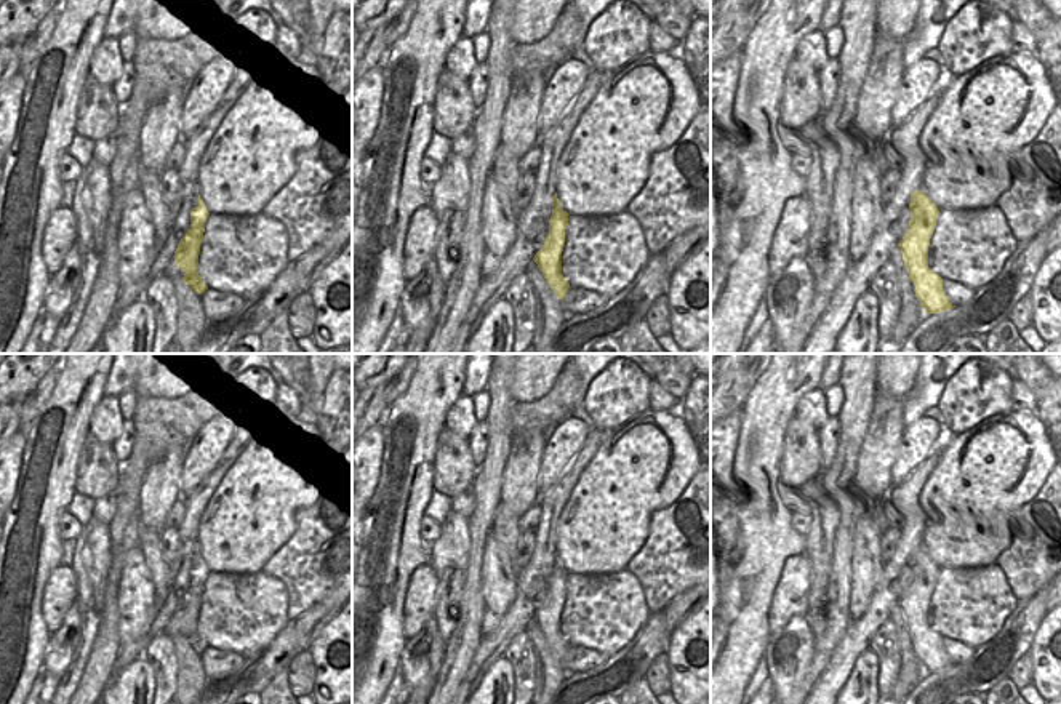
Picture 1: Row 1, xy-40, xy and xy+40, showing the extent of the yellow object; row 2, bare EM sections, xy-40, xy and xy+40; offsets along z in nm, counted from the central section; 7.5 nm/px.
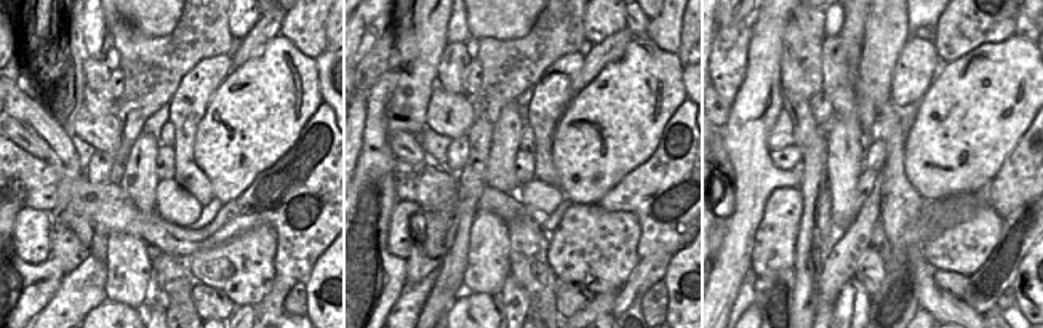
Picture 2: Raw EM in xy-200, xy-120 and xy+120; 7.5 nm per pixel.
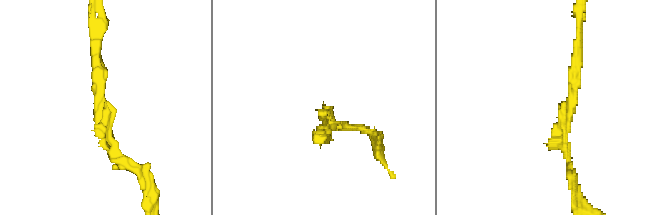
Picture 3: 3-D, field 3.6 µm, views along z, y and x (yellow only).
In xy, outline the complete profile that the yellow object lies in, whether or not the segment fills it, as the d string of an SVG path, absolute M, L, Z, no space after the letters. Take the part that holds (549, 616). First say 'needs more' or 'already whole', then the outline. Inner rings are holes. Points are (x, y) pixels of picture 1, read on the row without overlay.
already whole; M557 550L552 555L552 574L549 578L549 592L543 606L535 613L544 637L562 659L570 646L570 642L562 632L562 610L565 605L565 587L568 584L568 571L559 565Z

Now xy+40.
already whole; M922 549L911 552L909 568L909 587L898 605L909 638L914 642L915 654L923 666L923 672L951 669L955 664L949 661L943 650L944 638L928 626L928 605L939 568Z

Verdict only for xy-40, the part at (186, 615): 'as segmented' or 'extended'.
as segmented

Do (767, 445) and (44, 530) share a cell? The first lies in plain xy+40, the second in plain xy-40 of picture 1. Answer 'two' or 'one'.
one

